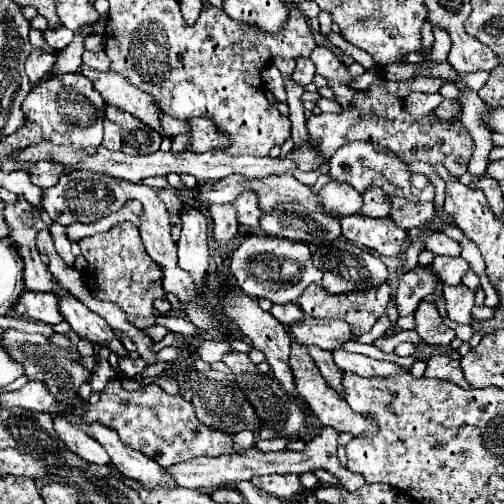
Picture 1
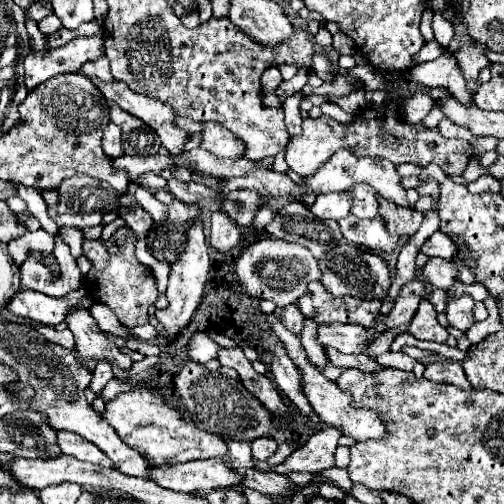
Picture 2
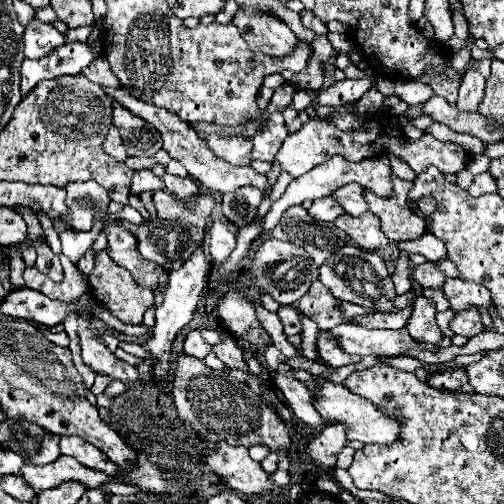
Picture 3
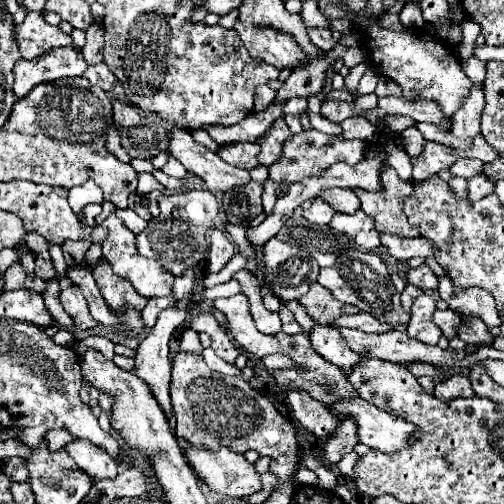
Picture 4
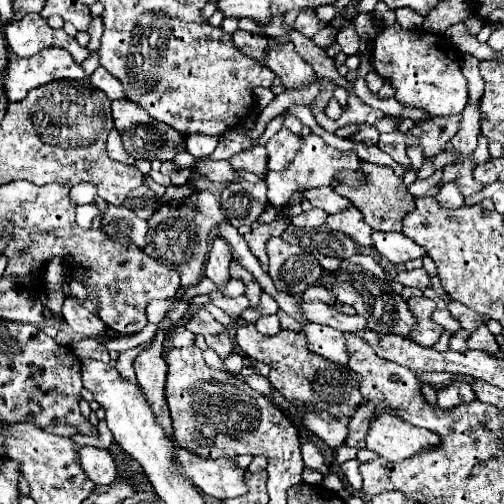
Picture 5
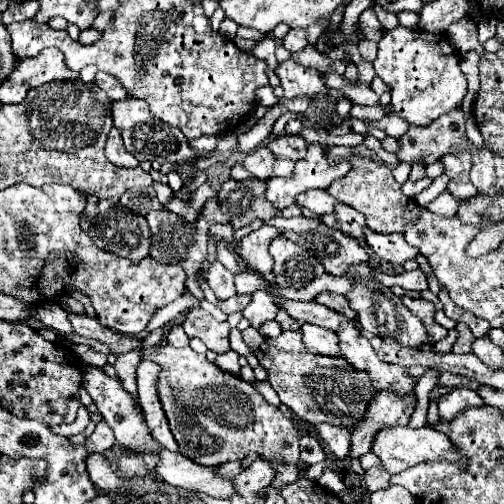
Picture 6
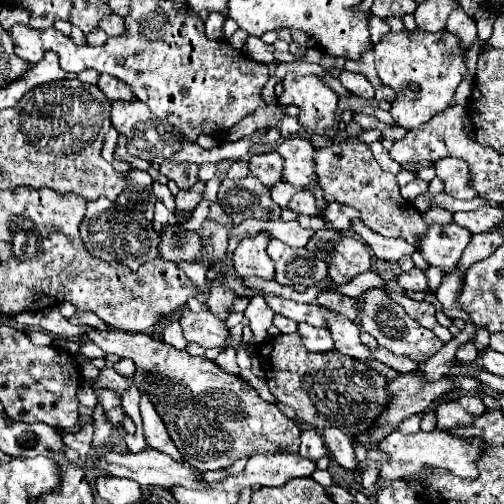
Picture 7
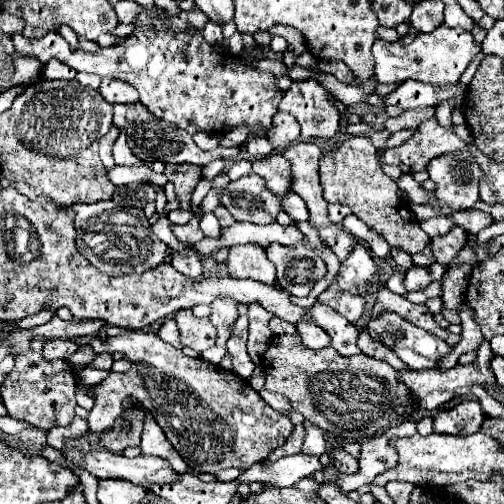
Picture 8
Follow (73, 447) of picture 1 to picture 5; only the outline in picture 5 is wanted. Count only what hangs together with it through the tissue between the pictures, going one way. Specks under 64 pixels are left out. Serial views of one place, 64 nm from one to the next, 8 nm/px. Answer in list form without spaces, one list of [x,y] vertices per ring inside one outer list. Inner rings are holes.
[[[82,446],[78,450],[80,464],[86,472],[86,476],[94,484],[114,484],[116,482],[116,466],[112,460],[112,454],[108,450],[100,450],[94,446]]]

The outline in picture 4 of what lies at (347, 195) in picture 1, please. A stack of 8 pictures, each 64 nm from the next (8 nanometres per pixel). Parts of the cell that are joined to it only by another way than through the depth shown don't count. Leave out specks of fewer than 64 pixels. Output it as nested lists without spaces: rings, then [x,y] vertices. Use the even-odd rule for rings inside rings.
[[[312,200],[312,206],[302,212],[302,218],[308,220],[310,224],[328,224],[334,214],[336,214],[334,208],[328,206],[326,202],[322,202],[322,200]]]

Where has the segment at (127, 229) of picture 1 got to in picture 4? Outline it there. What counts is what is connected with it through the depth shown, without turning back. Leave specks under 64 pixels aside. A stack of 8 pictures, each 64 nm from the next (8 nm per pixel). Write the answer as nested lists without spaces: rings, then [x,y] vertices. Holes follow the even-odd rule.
[[[100,262],[94,268],[94,278],[96,278],[96,284],[98,284],[106,304],[112,310],[120,310],[124,304],[130,304],[130,306],[142,310],[148,302],[144,296],[136,296],[136,290],[132,288],[132,284],[128,280],[114,276],[112,268],[104,262]]]

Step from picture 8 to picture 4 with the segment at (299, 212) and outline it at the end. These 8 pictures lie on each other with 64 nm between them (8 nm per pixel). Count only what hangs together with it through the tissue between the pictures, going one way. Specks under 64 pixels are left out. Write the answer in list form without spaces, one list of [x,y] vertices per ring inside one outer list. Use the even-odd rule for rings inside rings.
[[[328,188],[320,192],[320,196],[316,198],[328,202],[336,212],[354,214],[356,210],[360,210],[360,200],[356,198],[356,194],[350,188]]]

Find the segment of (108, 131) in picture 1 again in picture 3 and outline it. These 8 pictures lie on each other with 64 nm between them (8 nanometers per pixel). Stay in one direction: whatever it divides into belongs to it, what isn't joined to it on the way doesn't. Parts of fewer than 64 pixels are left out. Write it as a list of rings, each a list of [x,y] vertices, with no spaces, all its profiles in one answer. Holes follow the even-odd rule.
[[[112,126],[110,128],[110,132],[108,132],[108,136],[106,136],[106,140],[104,140],[104,150],[110,154],[110,156],[114,156],[116,160],[120,160],[120,162],[124,162],[128,156],[126,156],[126,148],[124,148],[124,144],[122,144],[122,140],[120,140],[120,134],[118,134],[118,130]]]

